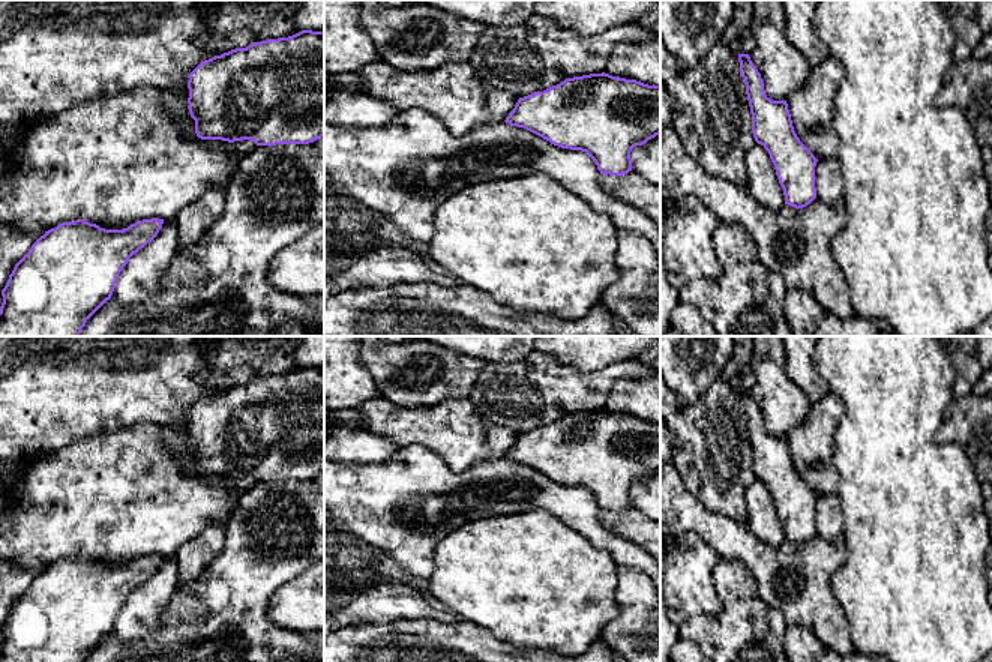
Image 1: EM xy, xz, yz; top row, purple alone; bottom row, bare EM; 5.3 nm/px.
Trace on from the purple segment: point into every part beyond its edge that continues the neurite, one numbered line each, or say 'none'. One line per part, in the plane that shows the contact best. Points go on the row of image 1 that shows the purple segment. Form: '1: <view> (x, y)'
none

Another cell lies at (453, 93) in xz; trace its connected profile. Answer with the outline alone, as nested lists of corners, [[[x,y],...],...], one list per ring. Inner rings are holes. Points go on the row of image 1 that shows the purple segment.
[[[375,60],[357,71],[363,80],[362,93],[383,99],[398,113],[420,108],[440,120],[453,137],[462,137],[474,128],[506,120],[518,98],[491,87],[477,75],[470,62],[446,63],[431,71],[404,72],[383,60]]]

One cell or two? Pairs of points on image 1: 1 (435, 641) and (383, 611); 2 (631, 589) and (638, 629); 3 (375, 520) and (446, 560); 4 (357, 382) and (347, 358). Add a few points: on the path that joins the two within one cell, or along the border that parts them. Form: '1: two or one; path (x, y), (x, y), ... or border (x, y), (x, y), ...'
1: two; border (434, 620), (396, 619), (363, 623)
2: one; path (637, 599), (638, 619)
3: two; border (456, 527), (435, 545), (434, 569), (426, 578)
4: one; path (351, 376), (347, 371), (347, 364)

